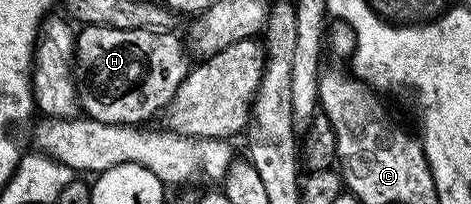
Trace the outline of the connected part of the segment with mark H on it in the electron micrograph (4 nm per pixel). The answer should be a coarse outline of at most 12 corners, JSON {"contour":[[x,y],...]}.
{"contour":[[86,25],[80,108],[143,126],[190,68],[175,32]]}

